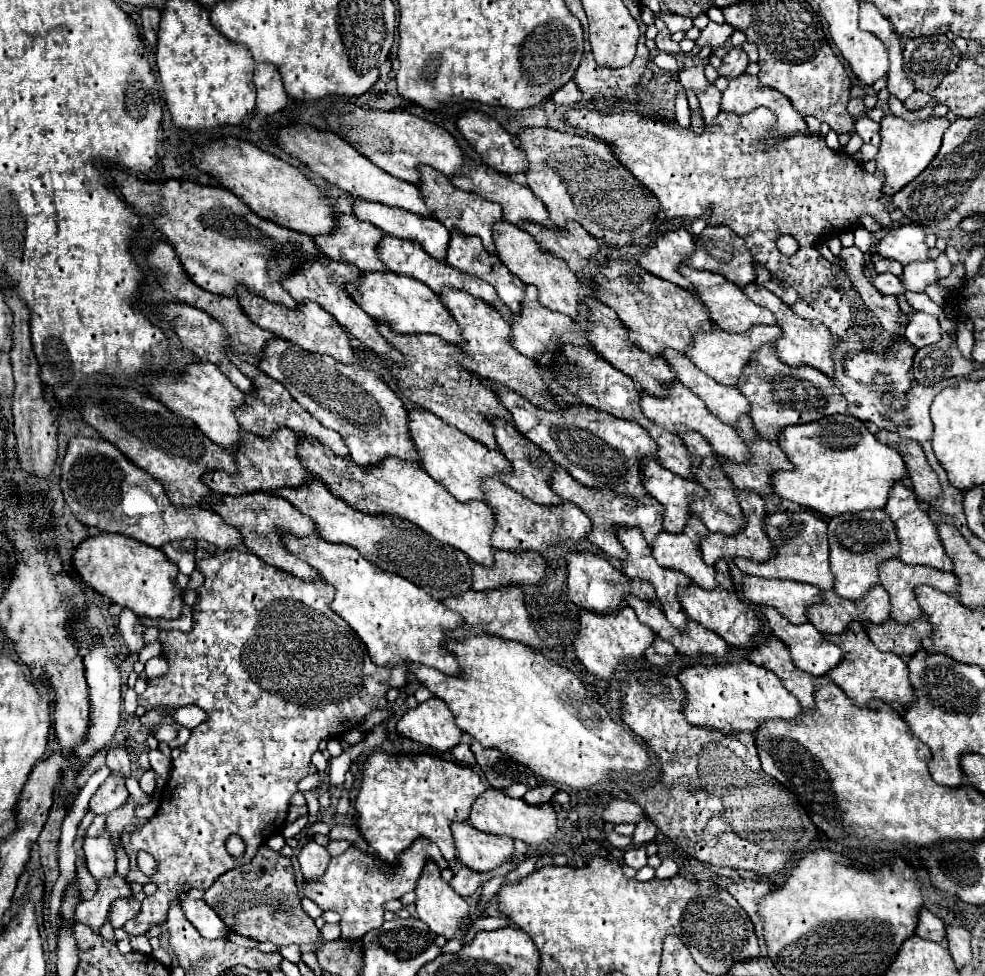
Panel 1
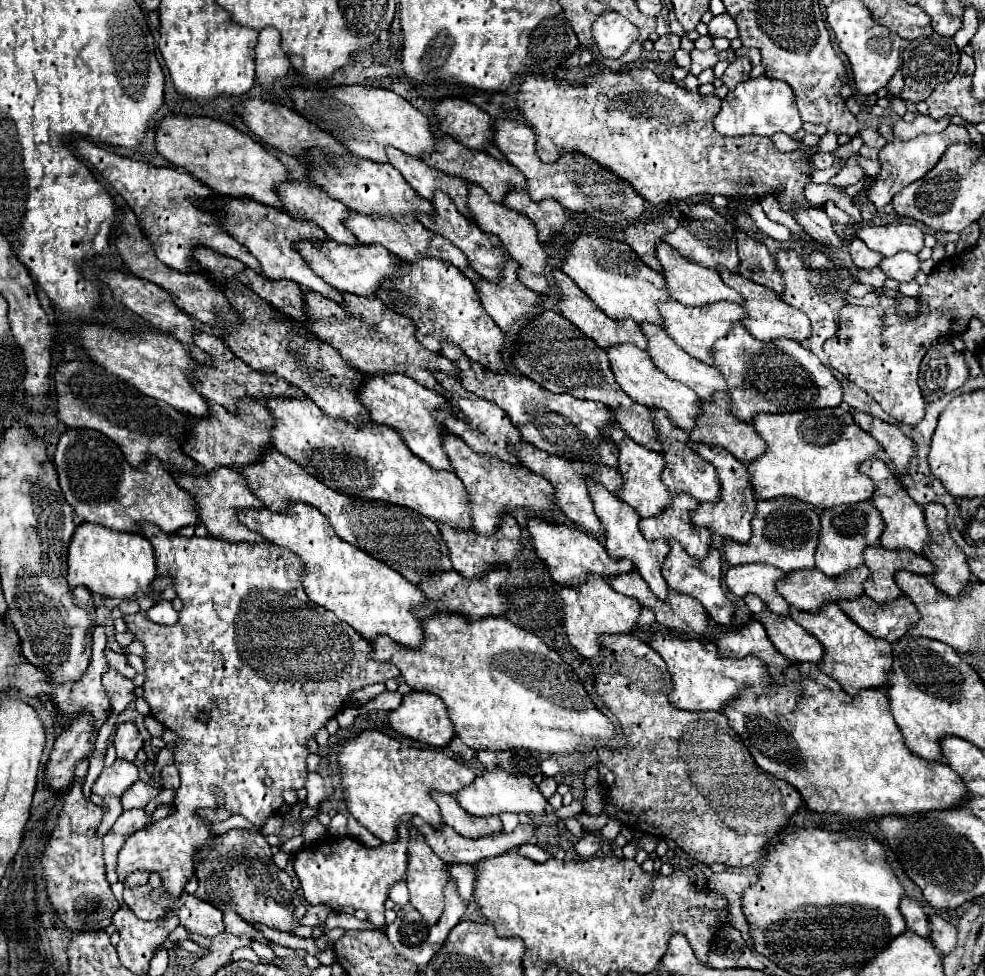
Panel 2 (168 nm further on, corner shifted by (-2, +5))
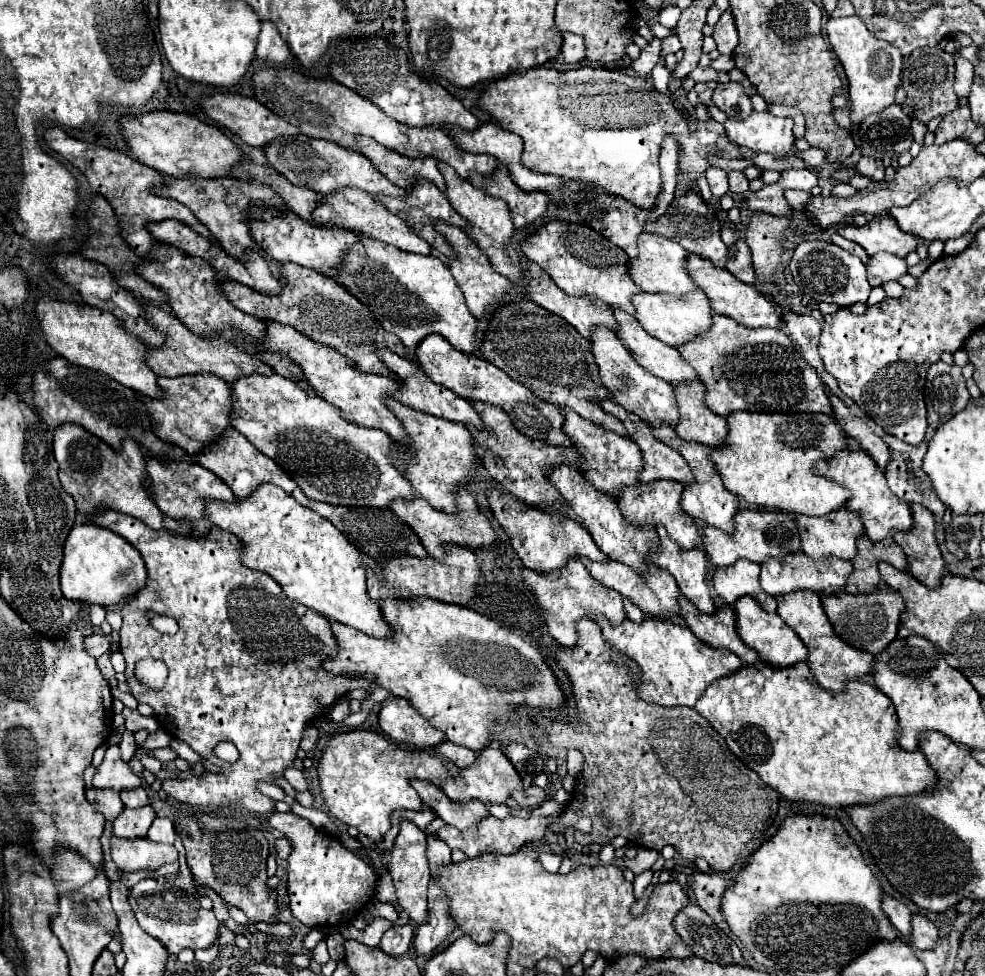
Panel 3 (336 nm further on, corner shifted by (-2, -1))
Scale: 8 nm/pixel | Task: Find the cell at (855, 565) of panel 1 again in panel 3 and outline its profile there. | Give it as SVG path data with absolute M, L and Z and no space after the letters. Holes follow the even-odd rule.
M845 508L829 512L825 516L795 516L799 538L803 540L803 552L811 558L837 556L851 560L857 552L857 538L865 534L863 522Z

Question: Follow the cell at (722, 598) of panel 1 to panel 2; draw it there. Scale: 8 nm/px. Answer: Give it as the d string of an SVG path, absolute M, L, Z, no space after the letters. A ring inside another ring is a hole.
M669 542L671 552L663 564L663 578L667 580L669 588L693 596L695 600L701 602L701 606L705 608L705 612L721 626L729 626L735 618L735 606L731 604L731 600L725 596L725 592L721 590L721 554L717 548L709 550L709 556L705 558L705 562L699 562L691 556L687 556L687 552L677 544L677 542Z

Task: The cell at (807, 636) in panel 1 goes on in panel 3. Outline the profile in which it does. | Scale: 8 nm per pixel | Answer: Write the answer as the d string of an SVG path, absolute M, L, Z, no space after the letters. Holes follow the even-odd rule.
M741 596L735 604L733 604L733 610L735 610L735 628L737 628L737 634L739 638L755 648L755 652L759 654L759 658L767 664L771 664L773 668L785 668L785 666L793 666L795 662L801 662L801 660L807 660L807 648L805 644L799 640L799 636L781 620L779 614L767 614L755 598L751 596Z

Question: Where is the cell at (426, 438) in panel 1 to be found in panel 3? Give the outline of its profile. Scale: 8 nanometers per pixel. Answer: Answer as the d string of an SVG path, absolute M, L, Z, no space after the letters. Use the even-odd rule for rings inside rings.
M265 320L265 328L267 328L267 340L263 340L263 344L259 344L259 352L261 352L261 348L267 348L267 350L277 348L277 354L289 358L293 364L297 364L301 368L307 386L315 394L319 394L319 398L323 398L329 404L333 404L335 408L339 408L339 412L343 412L343 416L347 416L347 420L367 426L367 428L379 428L383 432L387 432L395 442L397 440L407 442L407 434L405 434L403 426L383 406L383 398L389 398L391 390L399 388L399 384L395 384L395 380L381 376L381 374L359 372L351 364L351 360L347 360L343 354L327 348L325 344L313 342L307 336L301 336L291 326L283 326L283 324Z

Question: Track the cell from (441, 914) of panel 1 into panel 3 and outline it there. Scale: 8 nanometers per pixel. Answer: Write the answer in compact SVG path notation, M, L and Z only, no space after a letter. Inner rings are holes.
M401 820L401 830L399 830L399 836L395 838L391 860L389 860L389 874L391 874L395 890L397 890L397 904L417 924L427 922L427 886L431 880L431 872L429 872L427 854L425 854L425 850L427 850L425 840L427 840L427 834L423 830L419 830L409 820Z

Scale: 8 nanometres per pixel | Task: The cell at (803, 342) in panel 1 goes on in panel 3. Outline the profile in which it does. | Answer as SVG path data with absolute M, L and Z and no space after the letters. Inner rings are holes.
M695 254L687 256L687 274L691 276L691 280L695 280L695 286L699 290L705 292L705 296L711 300L711 308L717 314L729 316L733 320L737 320L737 324L745 326L745 328L779 328L781 326L781 318L775 312L775 306L771 300L767 300L757 288L747 286L745 282L737 280L729 270L725 268L717 268L713 266L709 260L701 260Z

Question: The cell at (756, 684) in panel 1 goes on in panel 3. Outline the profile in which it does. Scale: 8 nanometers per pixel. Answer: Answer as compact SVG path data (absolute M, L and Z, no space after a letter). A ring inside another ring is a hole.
M595 616L595 622L603 632L605 644L639 666L639 682L635 684L635 692L645 702L693 708L697 698L705 692L707 684L733 674L741 666L741 660L733 652L705 646L687 626L675 624L671 620L655 620L649 616L641 624L635 624L627 618L623 624L615 626L609 620L603 620L603 616Z

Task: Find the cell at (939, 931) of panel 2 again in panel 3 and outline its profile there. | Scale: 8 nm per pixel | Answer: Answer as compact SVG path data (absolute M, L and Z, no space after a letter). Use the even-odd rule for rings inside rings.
M913 914L911 916L911 942L919 948L919 950L929 950L933 946L937 946L939 942L939 932L935 928L935 924L921 916L921 914Z

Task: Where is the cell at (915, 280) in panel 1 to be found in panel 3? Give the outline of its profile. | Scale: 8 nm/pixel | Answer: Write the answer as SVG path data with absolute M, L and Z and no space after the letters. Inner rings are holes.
M879 252L869 258L867 262L867 278L871 286L881 286L889 280L899 280L903 274L907 274L907 264L899 256L891 256L887 252Z

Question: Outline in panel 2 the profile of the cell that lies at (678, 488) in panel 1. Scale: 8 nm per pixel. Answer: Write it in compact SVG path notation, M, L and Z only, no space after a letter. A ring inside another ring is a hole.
M605 428L607 438L613 438L613 442L619 446L619 472L625 478L623 490L619 492L621 500L625 500L629 506L633 506L641 518L653 518L663 514L663 510L667 510L667 506L671 506L673 496L667 492L667 486L663 486L661 474L667 466L663 454L647 450L645 446L639 446L637 442L633 442L631 438L627 438L627 434L621 428Z

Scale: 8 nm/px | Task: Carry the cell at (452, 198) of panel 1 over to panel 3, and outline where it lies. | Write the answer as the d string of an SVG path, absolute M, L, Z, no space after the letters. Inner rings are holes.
M359 136L359 152L367 156L367 160L371 160L371 164L399 188L411 188L419 178L427 178L441 192L445 192L443 176L437 170L437 160L431 160L429 156L409 158L395 150L383 148L381 144L375 144L375 140L367 136Z

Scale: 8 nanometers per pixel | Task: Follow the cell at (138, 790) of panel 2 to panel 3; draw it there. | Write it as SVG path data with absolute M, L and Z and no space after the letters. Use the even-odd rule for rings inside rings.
M135 788L135 790L123 790L121 792L121 800L127 808L141 808L141 806L147 806L149 804L149 798L147 798L147 792L145 788Z

